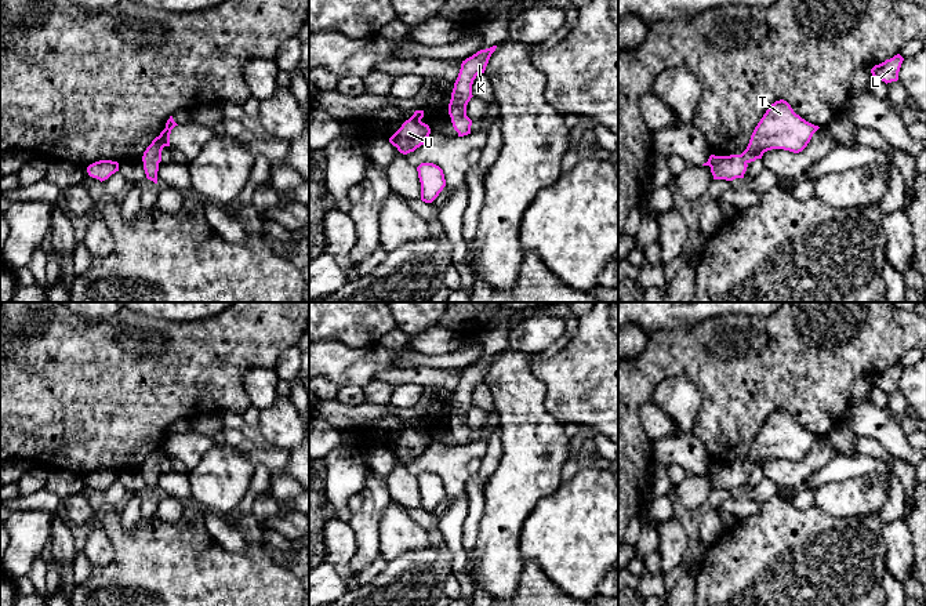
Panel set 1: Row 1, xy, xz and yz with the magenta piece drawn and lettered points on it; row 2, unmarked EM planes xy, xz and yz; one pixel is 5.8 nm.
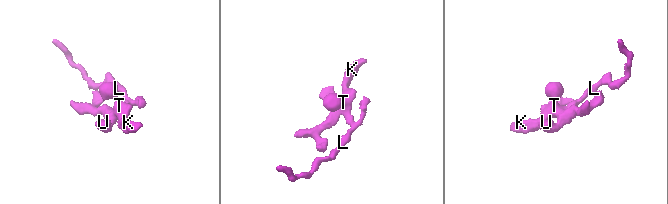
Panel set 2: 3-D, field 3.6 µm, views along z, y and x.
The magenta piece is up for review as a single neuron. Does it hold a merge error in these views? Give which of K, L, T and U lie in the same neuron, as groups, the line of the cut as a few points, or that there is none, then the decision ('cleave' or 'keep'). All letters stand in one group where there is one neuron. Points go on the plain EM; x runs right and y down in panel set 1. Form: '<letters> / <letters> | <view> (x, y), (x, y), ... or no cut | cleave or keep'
K L T U | no cut | keep

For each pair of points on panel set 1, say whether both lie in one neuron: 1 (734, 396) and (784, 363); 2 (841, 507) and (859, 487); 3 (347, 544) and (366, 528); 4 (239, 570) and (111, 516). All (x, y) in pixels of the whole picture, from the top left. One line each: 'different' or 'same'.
1: same
2: same
3: different
4: same

